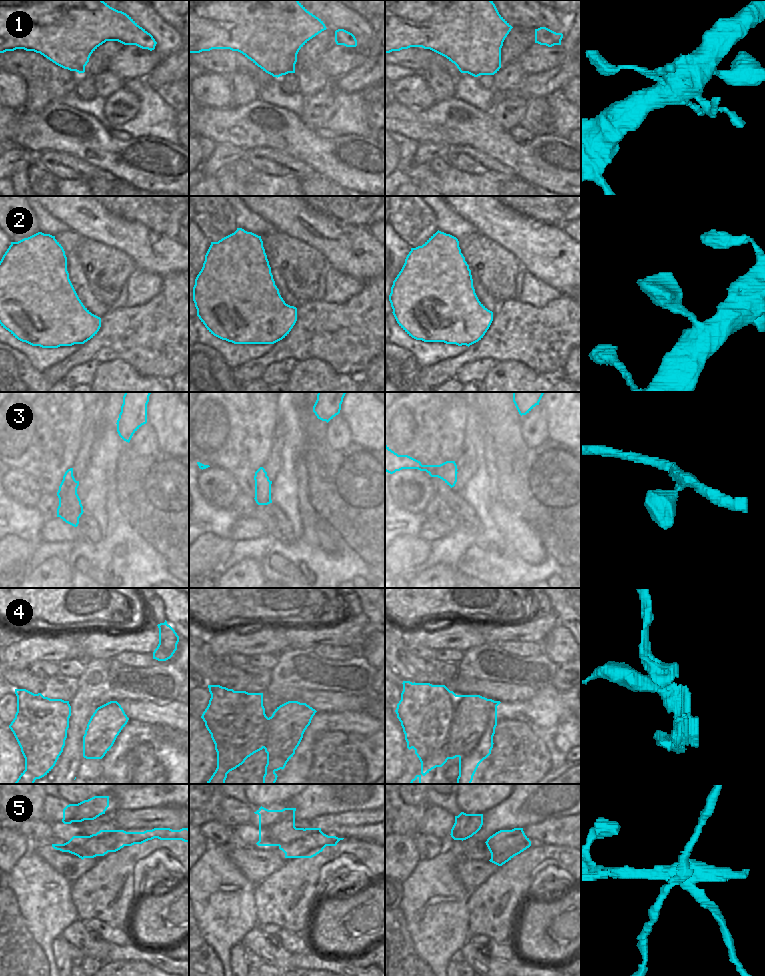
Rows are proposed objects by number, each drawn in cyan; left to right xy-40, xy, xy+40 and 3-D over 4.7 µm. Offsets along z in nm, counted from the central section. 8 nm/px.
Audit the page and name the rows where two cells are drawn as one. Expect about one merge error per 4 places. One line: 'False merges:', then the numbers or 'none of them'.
False merges: 2, 4, 5

